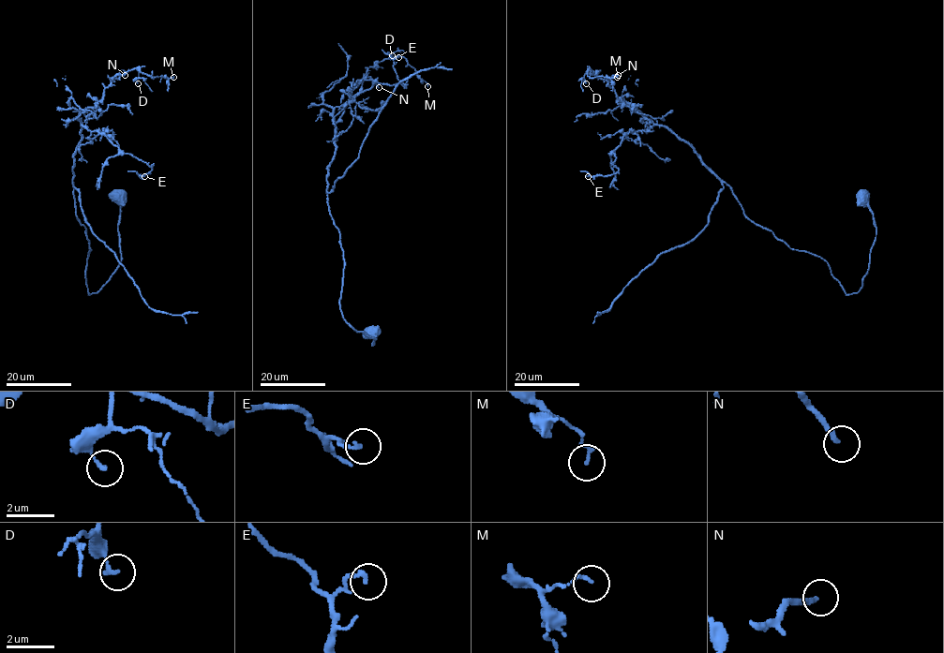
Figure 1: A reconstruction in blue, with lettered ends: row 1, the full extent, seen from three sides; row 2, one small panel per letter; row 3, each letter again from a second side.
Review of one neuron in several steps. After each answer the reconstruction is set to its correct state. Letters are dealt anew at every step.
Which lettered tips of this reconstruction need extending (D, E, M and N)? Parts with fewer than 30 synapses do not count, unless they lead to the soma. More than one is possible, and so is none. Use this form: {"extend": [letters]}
{"extend": ["N"]}

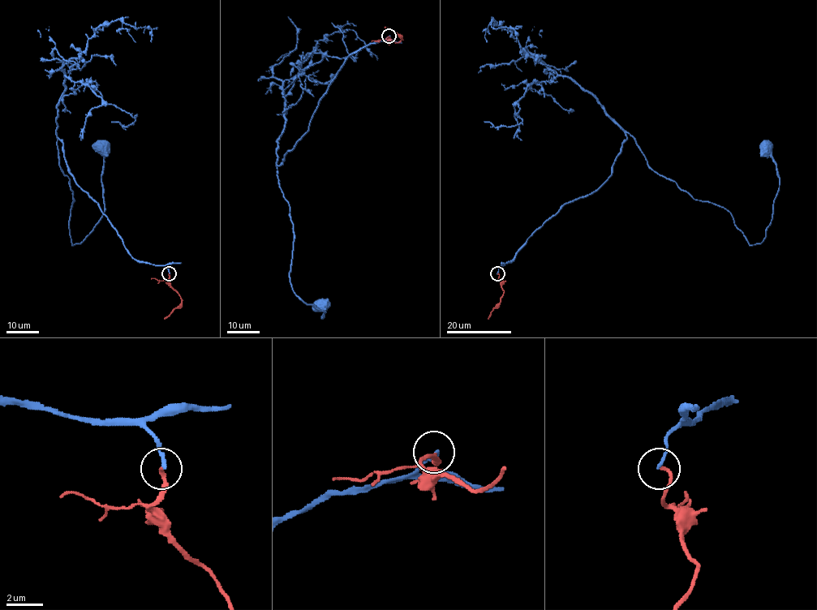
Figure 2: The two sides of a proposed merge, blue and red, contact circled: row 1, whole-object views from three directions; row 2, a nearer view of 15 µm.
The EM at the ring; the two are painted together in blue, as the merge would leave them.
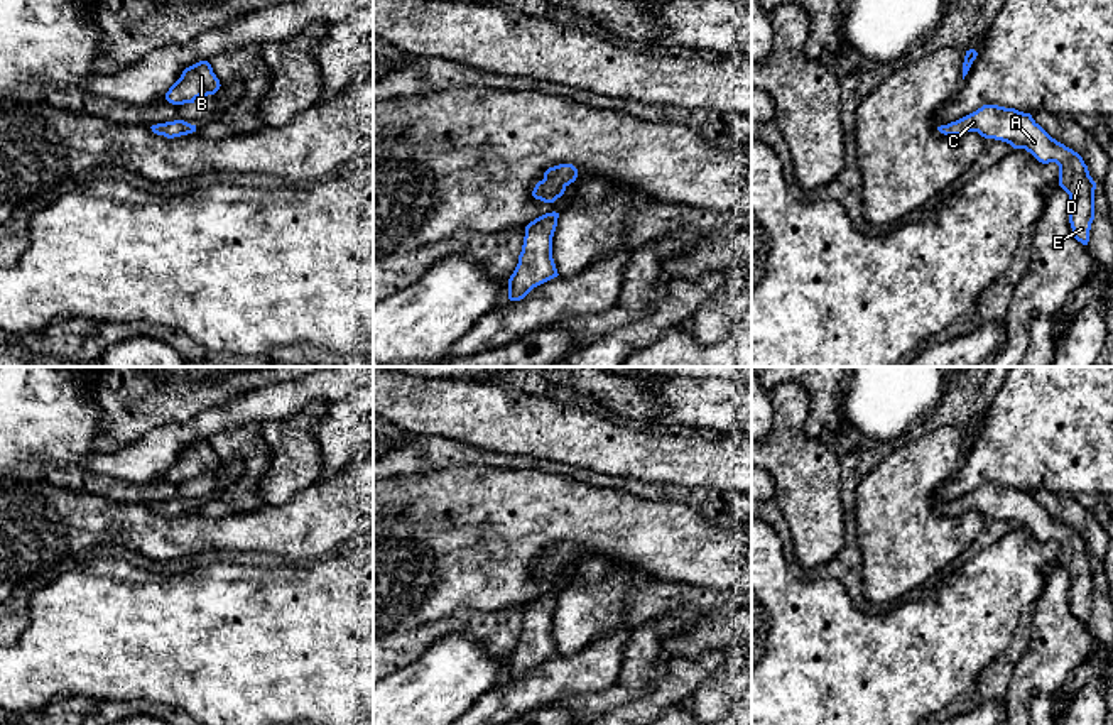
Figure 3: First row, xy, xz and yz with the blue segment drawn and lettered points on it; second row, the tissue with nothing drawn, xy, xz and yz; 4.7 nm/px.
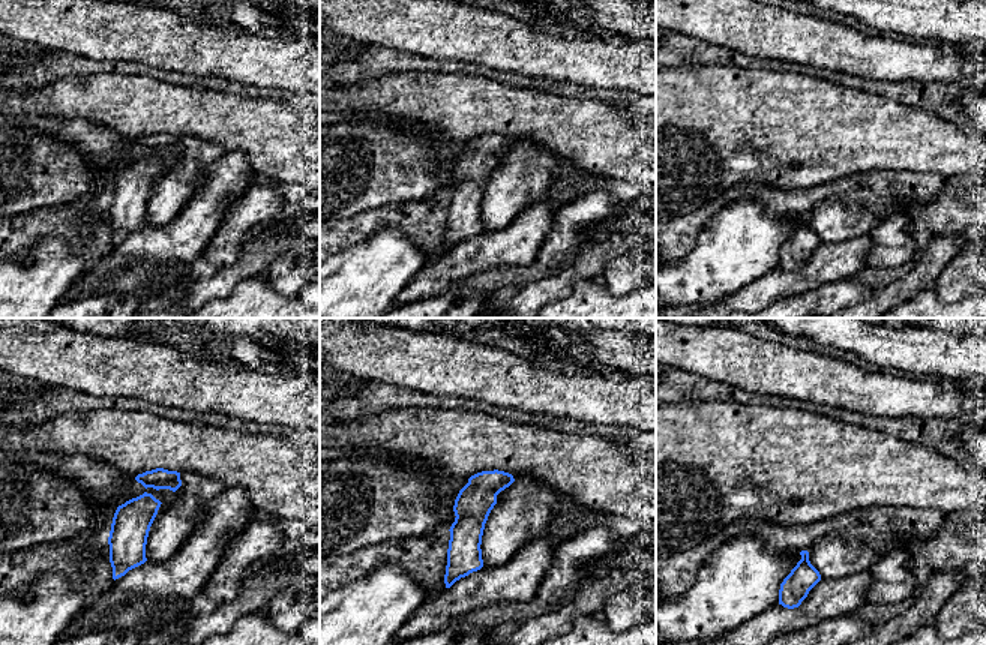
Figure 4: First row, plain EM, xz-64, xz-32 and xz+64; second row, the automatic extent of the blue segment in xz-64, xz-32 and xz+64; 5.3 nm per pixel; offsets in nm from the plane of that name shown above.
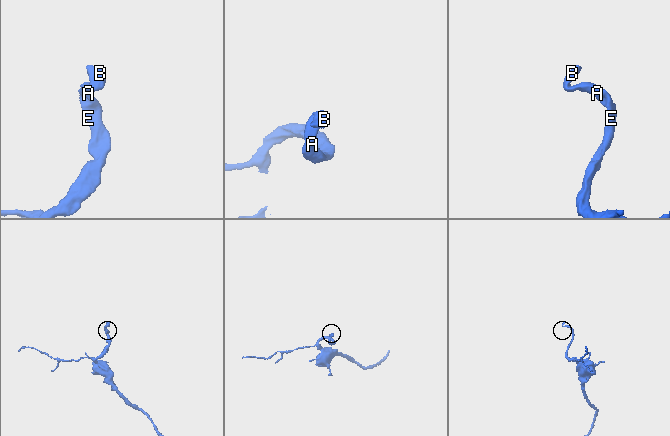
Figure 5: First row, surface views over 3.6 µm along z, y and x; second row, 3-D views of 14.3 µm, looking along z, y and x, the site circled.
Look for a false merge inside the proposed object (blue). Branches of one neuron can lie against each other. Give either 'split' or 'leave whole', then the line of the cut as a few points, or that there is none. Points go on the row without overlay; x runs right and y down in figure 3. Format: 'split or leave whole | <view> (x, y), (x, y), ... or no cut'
leave whole | no cut

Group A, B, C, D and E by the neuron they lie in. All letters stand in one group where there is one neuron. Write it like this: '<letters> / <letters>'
A B C D E

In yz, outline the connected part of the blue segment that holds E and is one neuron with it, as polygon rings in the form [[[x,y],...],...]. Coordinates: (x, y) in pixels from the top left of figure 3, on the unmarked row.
[[[983,483],[956,500],[937,505],[937,509],[944,514],[978,510],[985,517],[1007,521],[1013,527],[1025,527],[1042,542],[1056,541],[1059,544],[1059,564],[1069,573],[1072,613],[1078,620],[1088,624],[1094,598],[1096,561],[1089,554],[1083,536],[1052,517],[1030,492]]]

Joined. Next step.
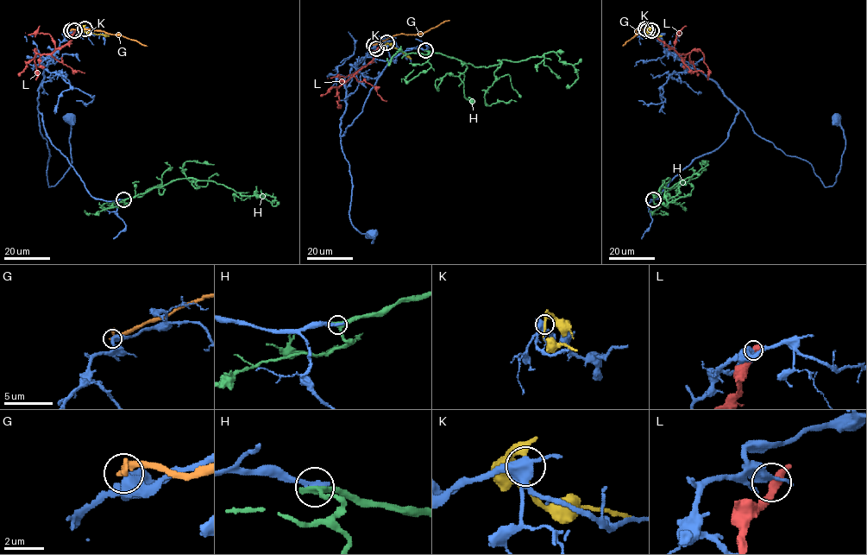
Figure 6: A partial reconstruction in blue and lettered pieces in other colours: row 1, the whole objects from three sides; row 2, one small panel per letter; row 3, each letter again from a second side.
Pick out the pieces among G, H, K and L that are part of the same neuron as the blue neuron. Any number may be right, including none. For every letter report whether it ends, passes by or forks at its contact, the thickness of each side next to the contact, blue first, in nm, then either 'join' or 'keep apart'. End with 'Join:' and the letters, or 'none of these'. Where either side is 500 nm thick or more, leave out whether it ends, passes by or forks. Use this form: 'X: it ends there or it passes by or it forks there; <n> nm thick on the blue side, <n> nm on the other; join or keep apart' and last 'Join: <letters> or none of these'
G: it ends there; 360 nm thick on the blue side, 440 nm on the other; keep apart
H: it passes by; 280 nm thick on the blue side, 320 nm on the other; keep apart
K: it passes by; 480 nm thick on the blue side, 220 nm on the other; keep apart
L: it passes by; 440 nm thick on the blue side, 420 nm on the other; keep apart
Join: none of these

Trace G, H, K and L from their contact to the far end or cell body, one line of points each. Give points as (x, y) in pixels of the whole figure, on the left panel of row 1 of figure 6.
G: (72, 30), (94, 29), (120, 34), (147, 46)
H: (123, 200), (172, 180), (195, 178), (223, 184), (241, 195), (255, 193), (271, 202), (275, 198), (264, 193)
K: (84, 28), (86, 33), (109, 35)
L: (74, 30), (71, 40), (50, 53), (37, 53), (35, 49), (35, 80)

